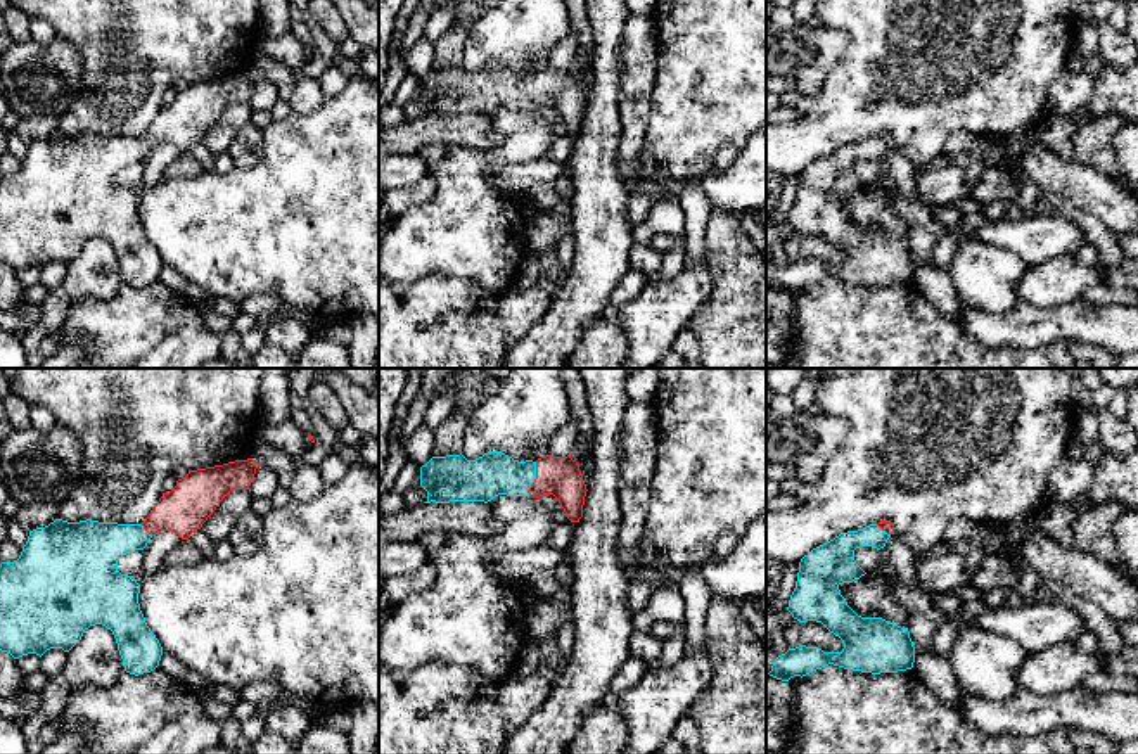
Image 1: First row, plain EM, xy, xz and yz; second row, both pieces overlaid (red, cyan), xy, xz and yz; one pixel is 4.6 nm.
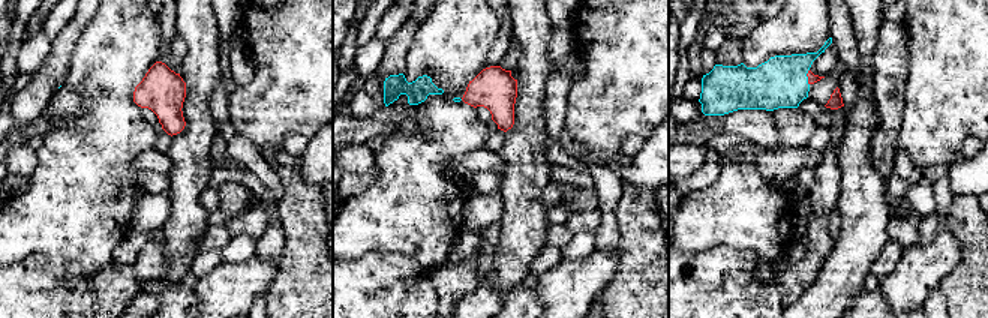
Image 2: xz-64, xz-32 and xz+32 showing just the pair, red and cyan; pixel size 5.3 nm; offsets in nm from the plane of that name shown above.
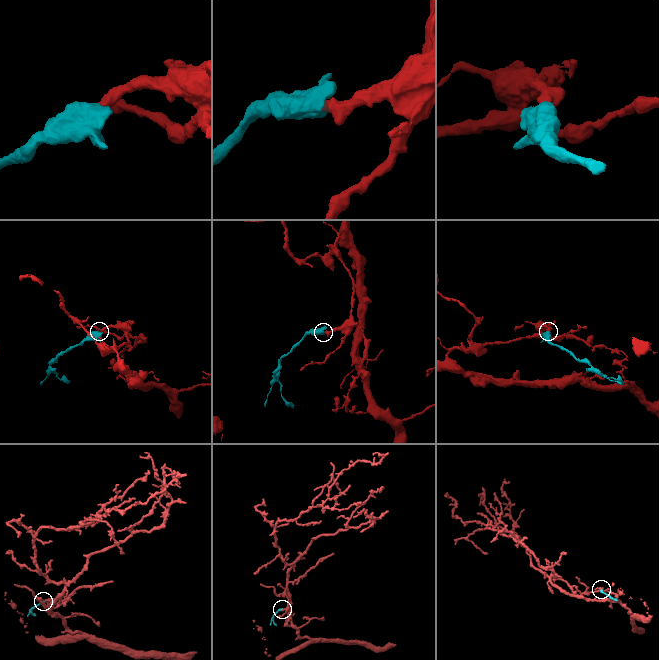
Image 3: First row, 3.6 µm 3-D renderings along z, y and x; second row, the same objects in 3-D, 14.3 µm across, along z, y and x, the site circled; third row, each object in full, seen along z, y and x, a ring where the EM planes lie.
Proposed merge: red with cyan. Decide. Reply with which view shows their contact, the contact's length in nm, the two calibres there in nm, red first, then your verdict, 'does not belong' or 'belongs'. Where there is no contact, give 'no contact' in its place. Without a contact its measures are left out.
xz | 170 nm | 190/200 nm | belongs

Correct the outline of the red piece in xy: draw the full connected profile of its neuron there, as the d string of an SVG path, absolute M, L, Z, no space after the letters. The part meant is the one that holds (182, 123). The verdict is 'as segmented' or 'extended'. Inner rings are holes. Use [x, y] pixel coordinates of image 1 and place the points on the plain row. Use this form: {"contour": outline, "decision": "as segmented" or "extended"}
{"contour": "M247 71L189 83L169 105L163 105L142 137L55 131L29 144L19 171L0 176L0 263L14 272L28 266L42 270L50 261L69 265L90 239L102 237L112 244L126 285L138 289L154 284L163 259L140 223L140 197L118 183L118 173L144 163L161 144L189 152L230 104L249 102L258 80L256 73Z", "decision": "extended"}

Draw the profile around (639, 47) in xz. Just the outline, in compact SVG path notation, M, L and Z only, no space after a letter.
M630 14L619 47L619 61L623 67L619 83L623 133L617 164L624 185L633 192L638 183L633 166L645 145L650 93L657 74L657 29L652 19Z

